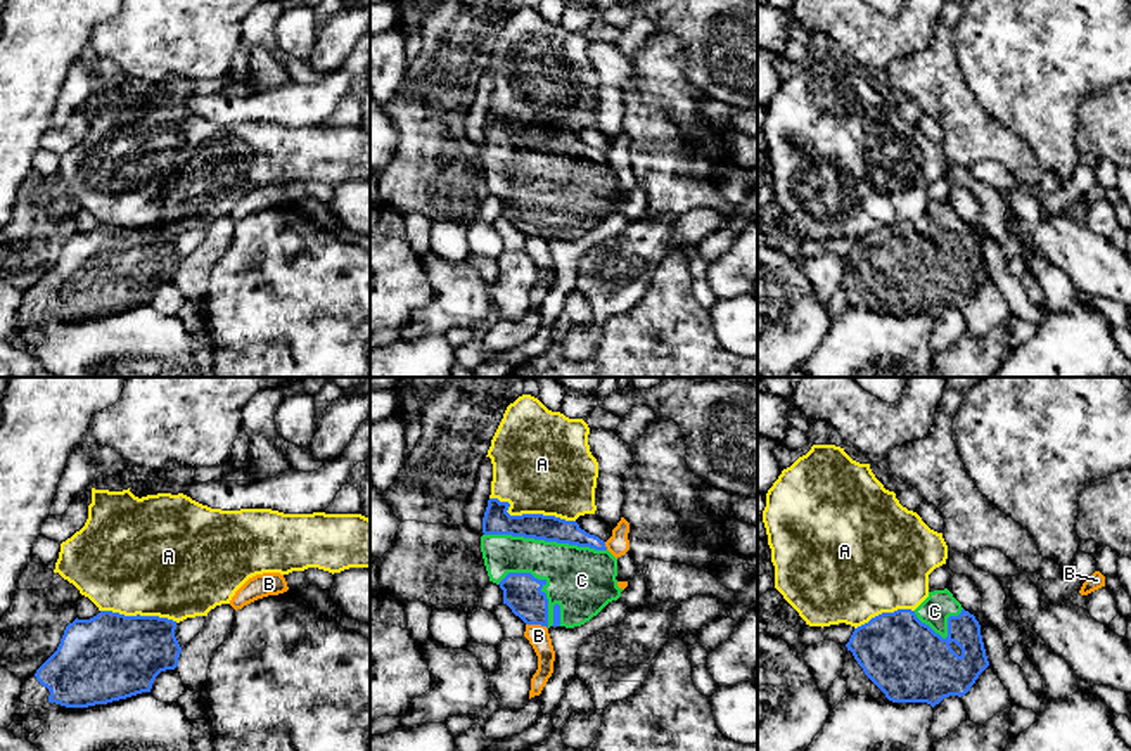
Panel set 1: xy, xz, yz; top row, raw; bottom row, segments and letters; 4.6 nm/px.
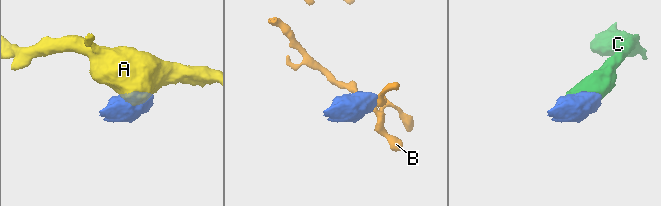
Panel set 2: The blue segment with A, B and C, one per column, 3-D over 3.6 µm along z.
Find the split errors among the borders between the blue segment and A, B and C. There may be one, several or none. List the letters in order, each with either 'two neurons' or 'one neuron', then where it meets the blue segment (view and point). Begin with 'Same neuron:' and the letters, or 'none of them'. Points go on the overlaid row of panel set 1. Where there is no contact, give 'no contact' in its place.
Same neuron: C
A: two neurons | xz (528, 514)
B: two neurons | xz (536, 623)
C: one neuron | xz (547, 601)

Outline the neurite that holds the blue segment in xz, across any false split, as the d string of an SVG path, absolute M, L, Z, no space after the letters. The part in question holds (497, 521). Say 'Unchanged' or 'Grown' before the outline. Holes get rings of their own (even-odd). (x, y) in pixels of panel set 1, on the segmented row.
Grown. M489 498L482 517L481 552L489 581L503 590L503 604L526 625L581 626L621 597L617 559L605 542L576 521L555 516L510 516L508 502Z

